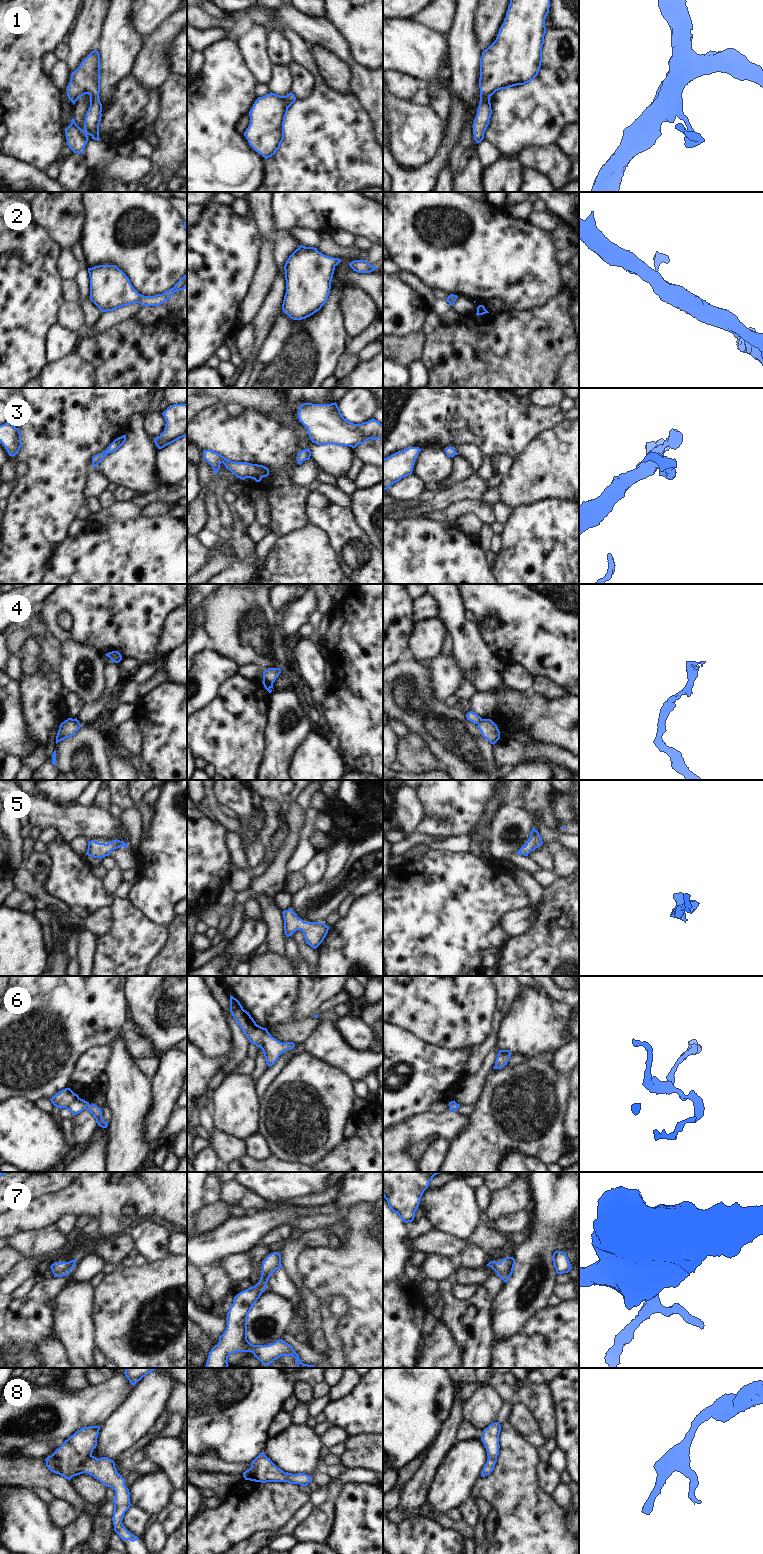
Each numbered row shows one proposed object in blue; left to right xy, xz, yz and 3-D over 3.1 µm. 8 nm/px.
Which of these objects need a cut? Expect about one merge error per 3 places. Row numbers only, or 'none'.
4.

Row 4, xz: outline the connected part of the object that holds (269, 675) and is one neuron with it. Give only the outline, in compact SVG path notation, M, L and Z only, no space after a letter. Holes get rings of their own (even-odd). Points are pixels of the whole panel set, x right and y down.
M268 668L263 672L263 681L274 683L277 676L281 673L280 668Z

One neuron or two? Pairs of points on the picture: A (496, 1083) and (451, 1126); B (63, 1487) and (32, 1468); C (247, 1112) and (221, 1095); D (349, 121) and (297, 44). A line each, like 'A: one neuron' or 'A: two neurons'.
A: two neurons
B: one neuron
C: one neuron
D: one neuron

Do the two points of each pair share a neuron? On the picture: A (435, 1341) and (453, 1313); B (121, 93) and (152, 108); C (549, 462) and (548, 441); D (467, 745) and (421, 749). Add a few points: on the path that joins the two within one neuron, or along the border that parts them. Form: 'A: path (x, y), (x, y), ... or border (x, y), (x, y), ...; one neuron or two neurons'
A: border (440, 1321), (457, 1346); two neurons
B: path (129, 101), (134, 106), (144, 107); one neuron
C: path (549, 457), (549, 446); one neuron
D: border (414, 730), (425, 739), (431, 752), (440, 764); two neurons

